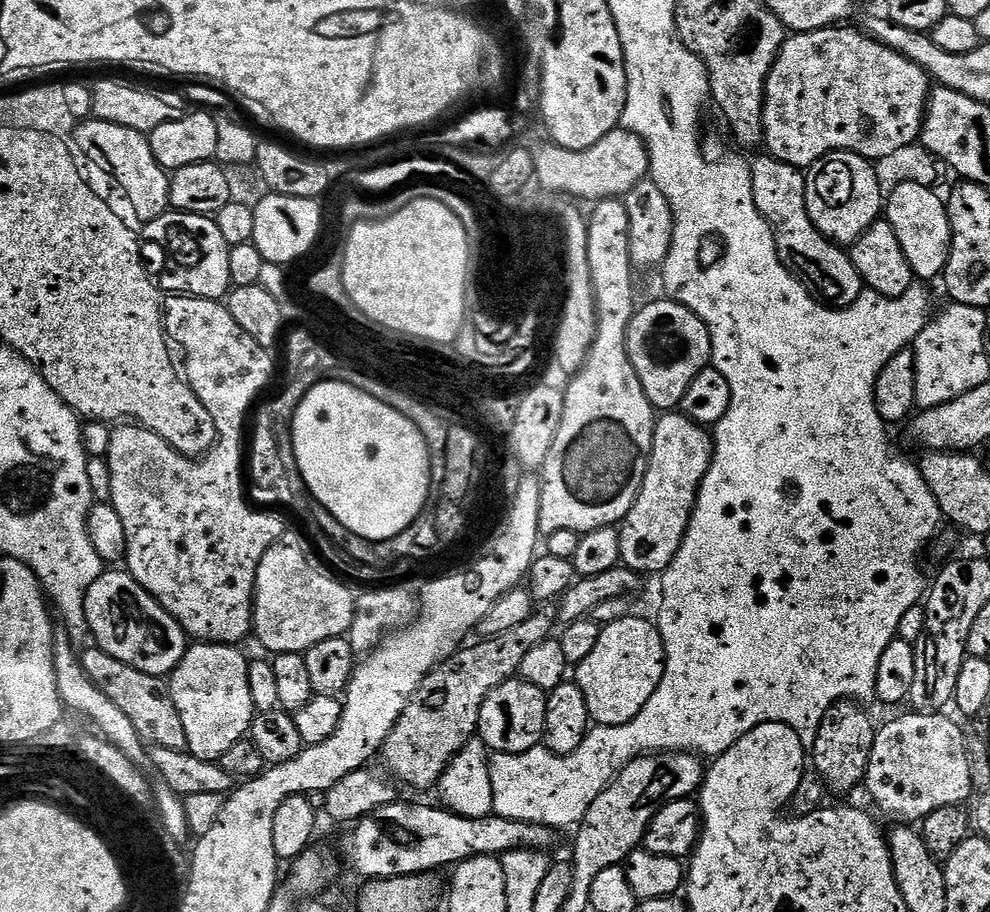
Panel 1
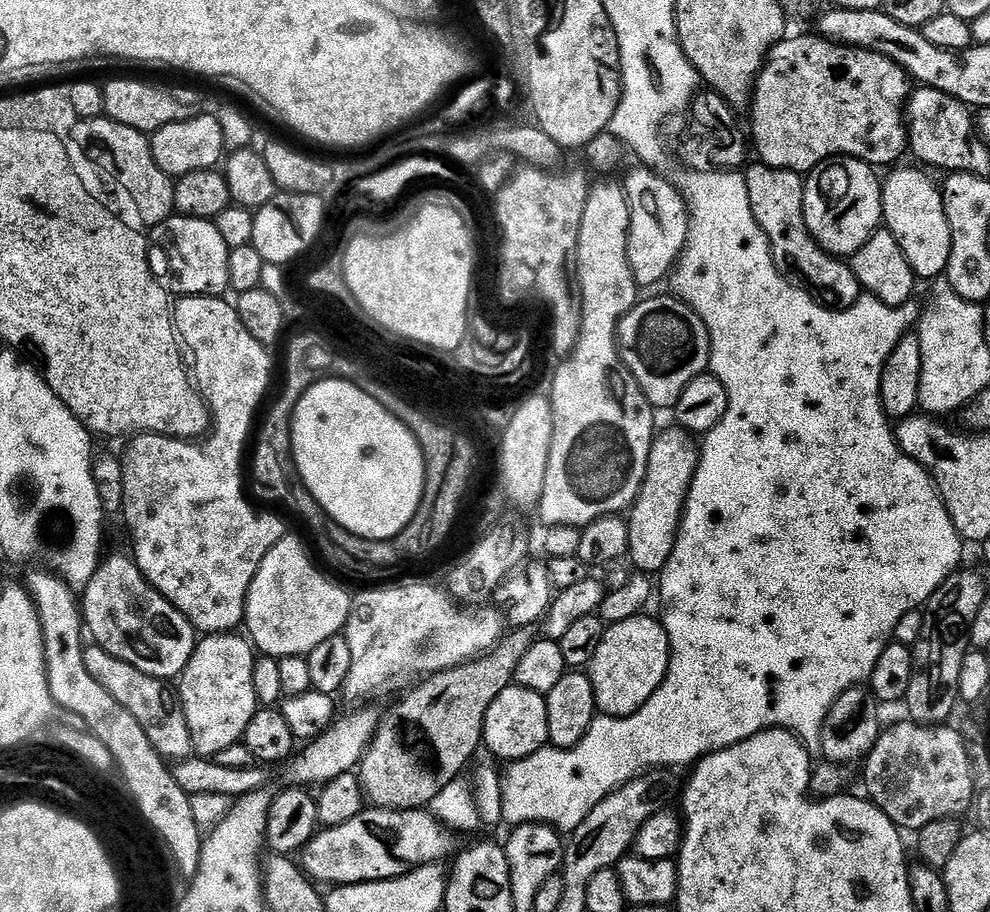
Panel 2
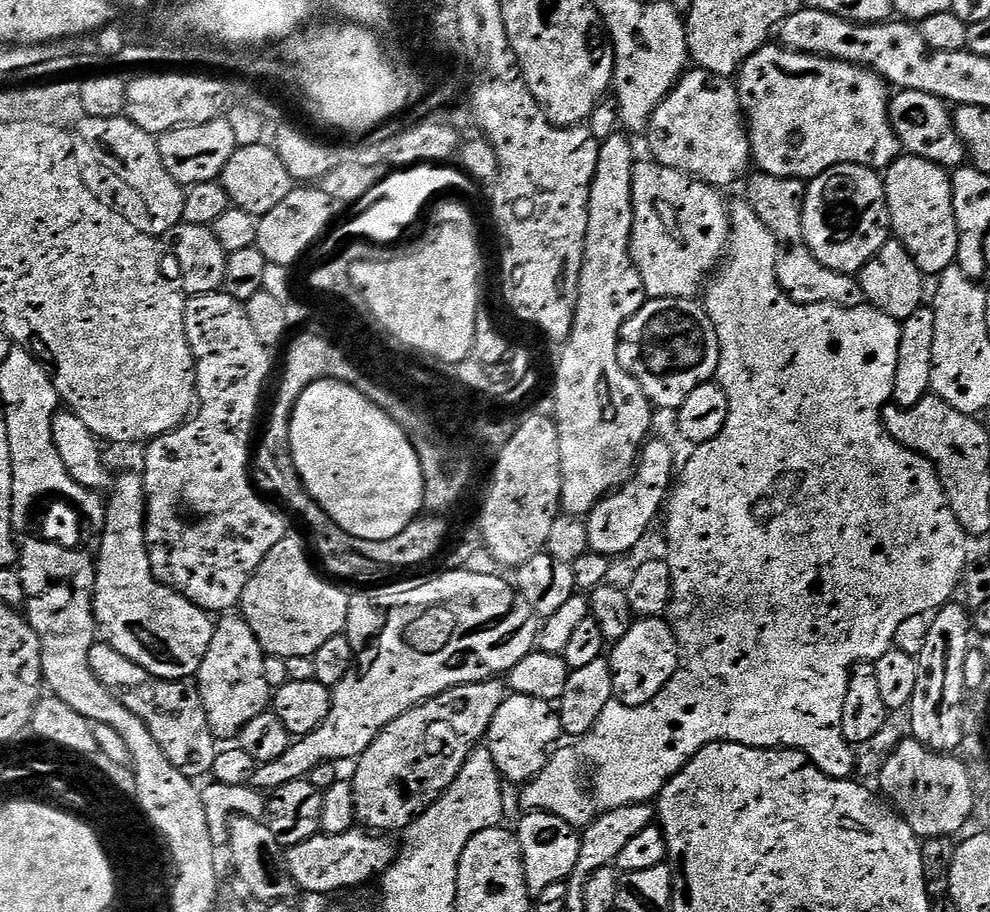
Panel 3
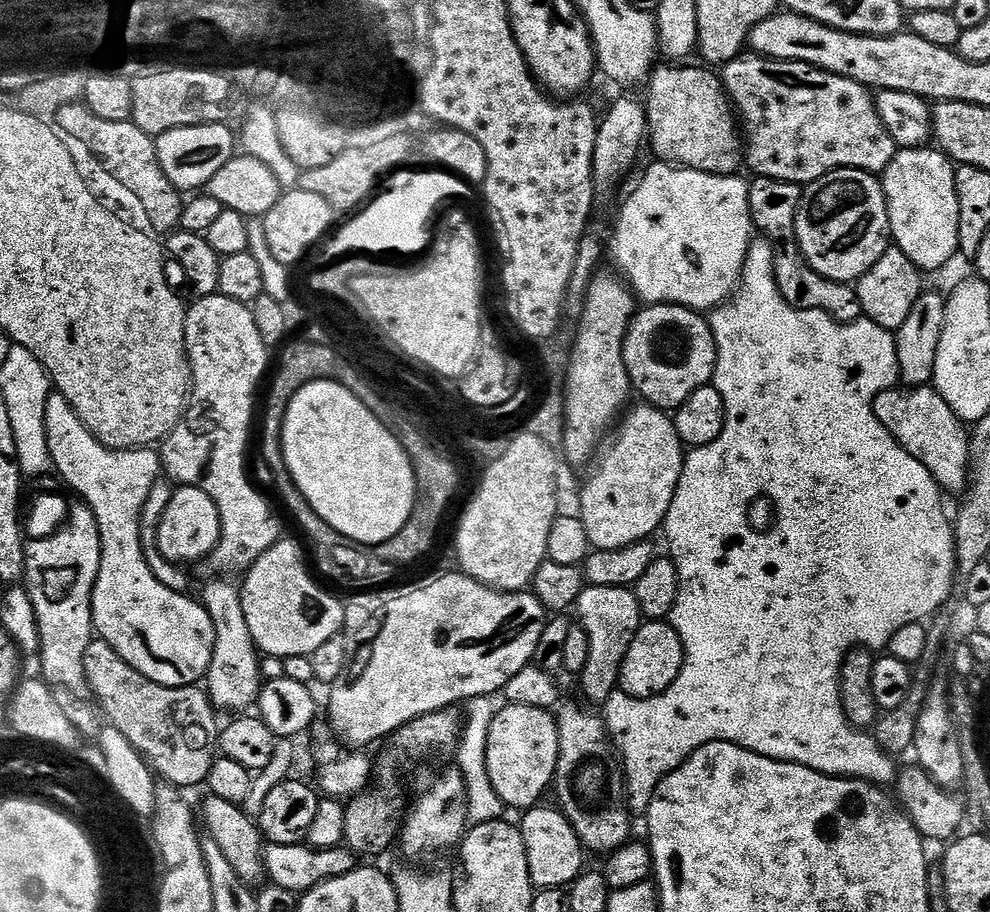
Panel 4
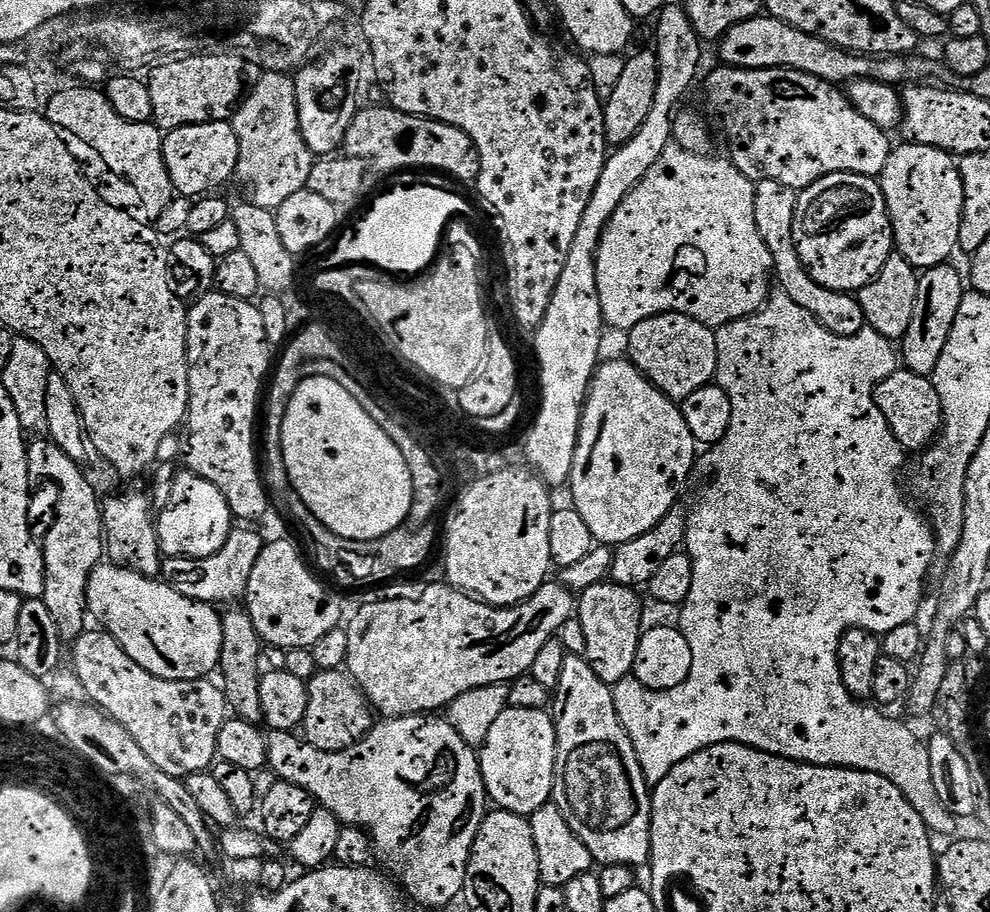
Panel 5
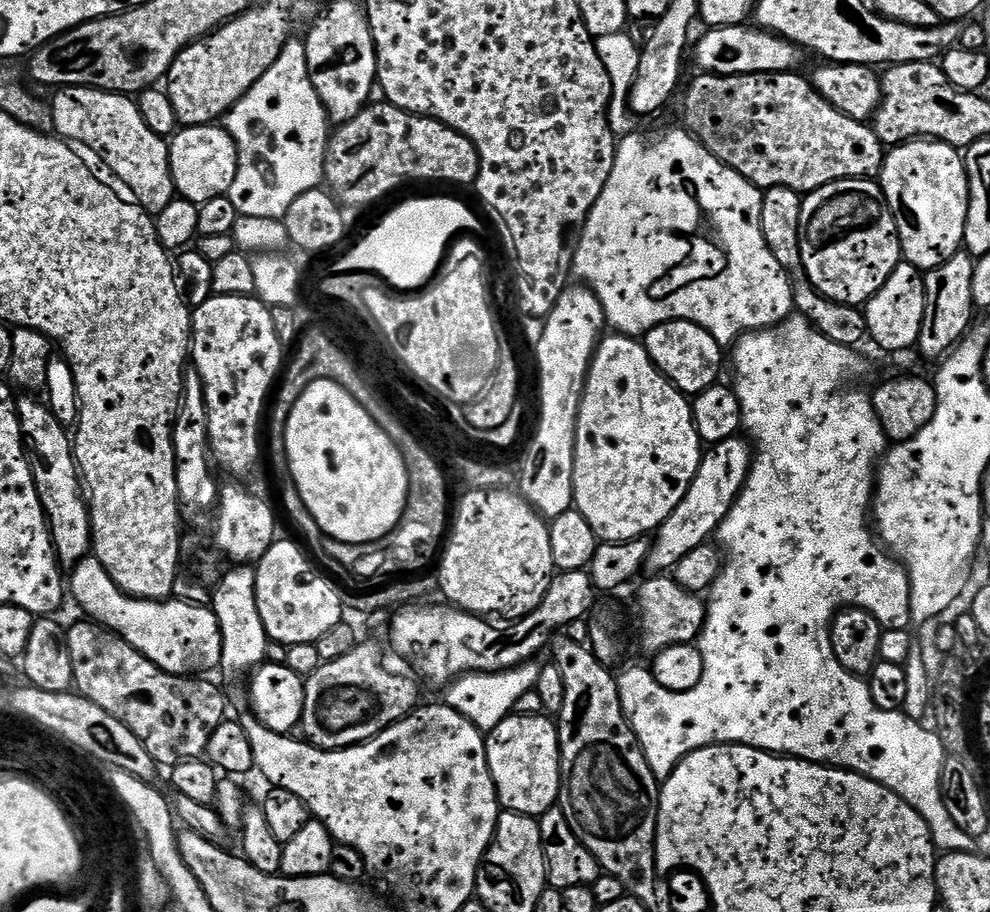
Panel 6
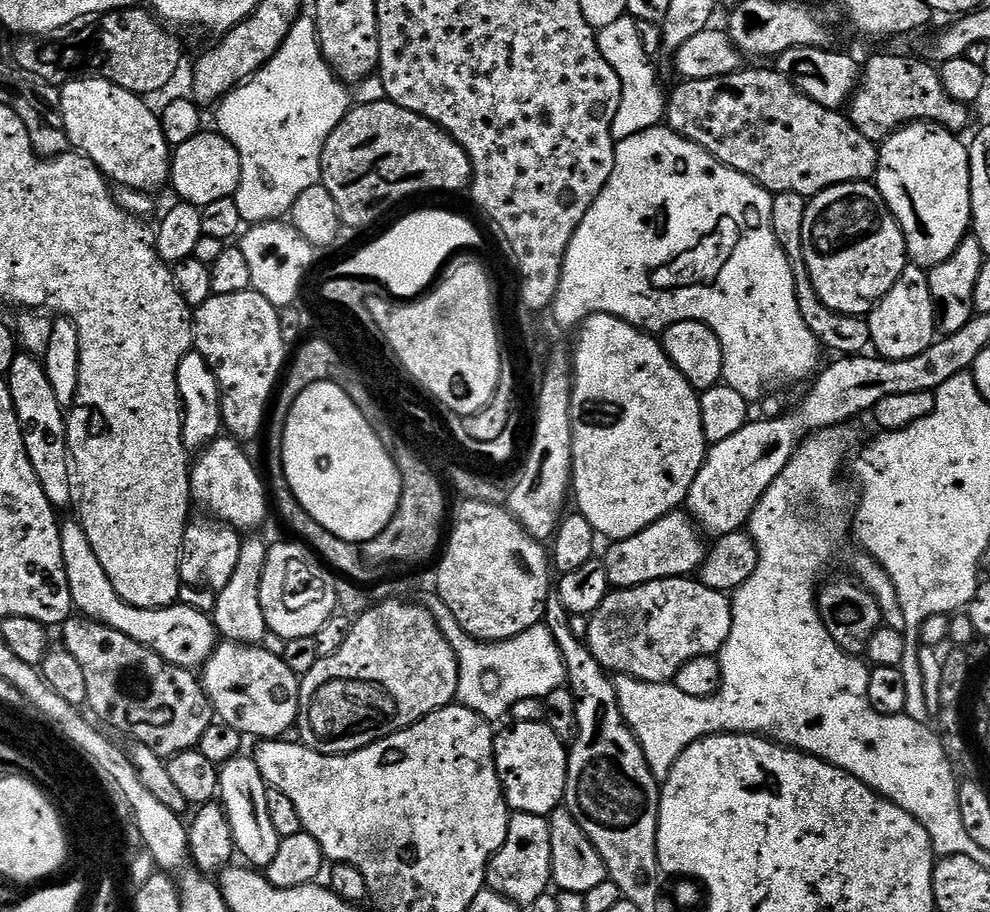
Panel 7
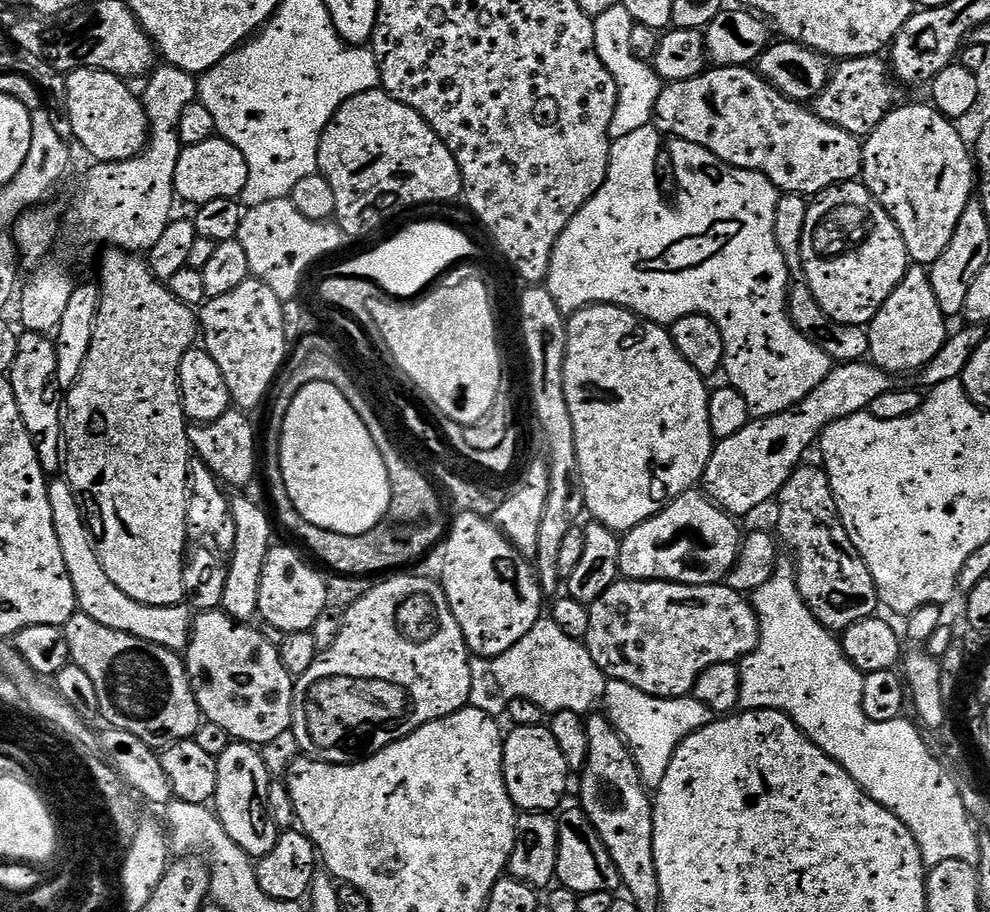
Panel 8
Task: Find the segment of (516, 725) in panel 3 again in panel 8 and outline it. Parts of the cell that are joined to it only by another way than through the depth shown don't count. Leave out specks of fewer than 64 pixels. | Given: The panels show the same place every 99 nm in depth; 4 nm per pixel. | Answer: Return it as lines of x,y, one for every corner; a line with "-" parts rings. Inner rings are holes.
522,725
511,731
504,738
504,781
510,798
521,813
555,813
564,800
570,769
562,750
558,750
558,742
554,742
551,727

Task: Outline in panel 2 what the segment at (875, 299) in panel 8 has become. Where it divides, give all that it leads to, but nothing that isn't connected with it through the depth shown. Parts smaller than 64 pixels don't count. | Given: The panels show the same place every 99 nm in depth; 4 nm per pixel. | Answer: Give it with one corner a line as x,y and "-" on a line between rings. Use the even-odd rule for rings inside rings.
842,156
825,160
812,169
804,186
804,213
806,226
818,243
833,256
850,258
874,235
881,231
884,219
884,189
881,177
876,177
877,169
865,160
856,160
853,156

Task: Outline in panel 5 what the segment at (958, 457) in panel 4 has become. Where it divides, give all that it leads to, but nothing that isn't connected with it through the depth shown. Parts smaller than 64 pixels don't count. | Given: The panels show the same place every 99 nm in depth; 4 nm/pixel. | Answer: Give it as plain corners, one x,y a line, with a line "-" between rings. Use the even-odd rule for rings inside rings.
898,370
890,374
876,388
876,405
882,410
882,418
890,426
894,438
909,453
920,454
939,437
944,422
942,402
938,390
927,376
919,376
907,370

